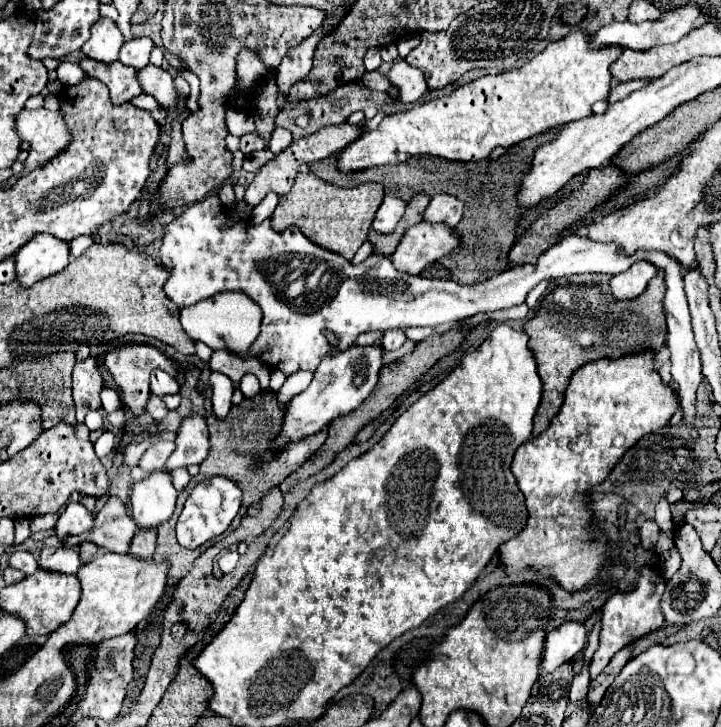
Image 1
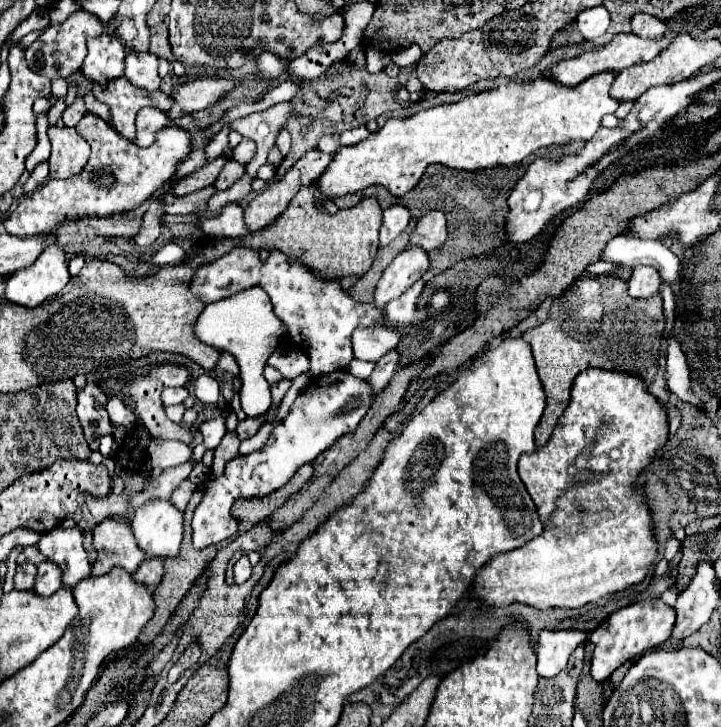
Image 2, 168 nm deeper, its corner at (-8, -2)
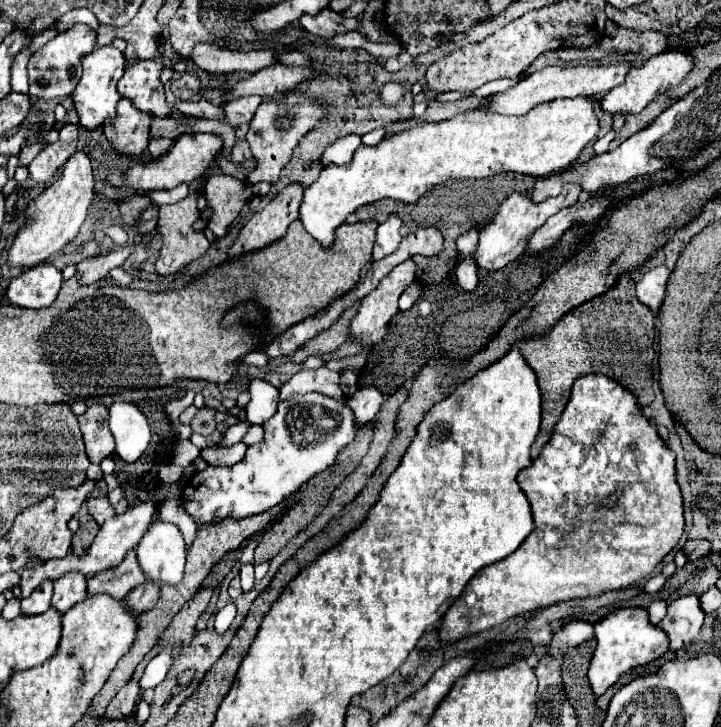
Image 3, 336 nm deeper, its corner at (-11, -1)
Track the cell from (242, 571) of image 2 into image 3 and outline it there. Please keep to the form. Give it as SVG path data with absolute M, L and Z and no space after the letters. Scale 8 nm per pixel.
M243 565L241 571L239 571L239 579L241 579L241 589L243 591L249 591L255 583L255 575L253 575L253 565Z

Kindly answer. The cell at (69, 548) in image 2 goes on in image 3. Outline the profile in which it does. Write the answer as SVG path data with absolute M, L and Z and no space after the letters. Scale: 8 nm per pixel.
M69 571L63 577L59 577L59 581L55 581L55 595L51 605L55 609L59 609L61 613L69 611L75 603L85 601L87 595L87 577L83 577L83 573L79 571Z

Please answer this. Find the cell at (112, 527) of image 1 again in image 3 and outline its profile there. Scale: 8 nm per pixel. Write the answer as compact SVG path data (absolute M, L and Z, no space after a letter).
M131 549L131 553L127 553L127 557L119 563L119 567L107 569L107 573L99 573L91 577L87 581L87 591L89 595L109 593L115 599L123 599L133 587L141 585L143 581L145 581L143 571L139 569L135 551Z

